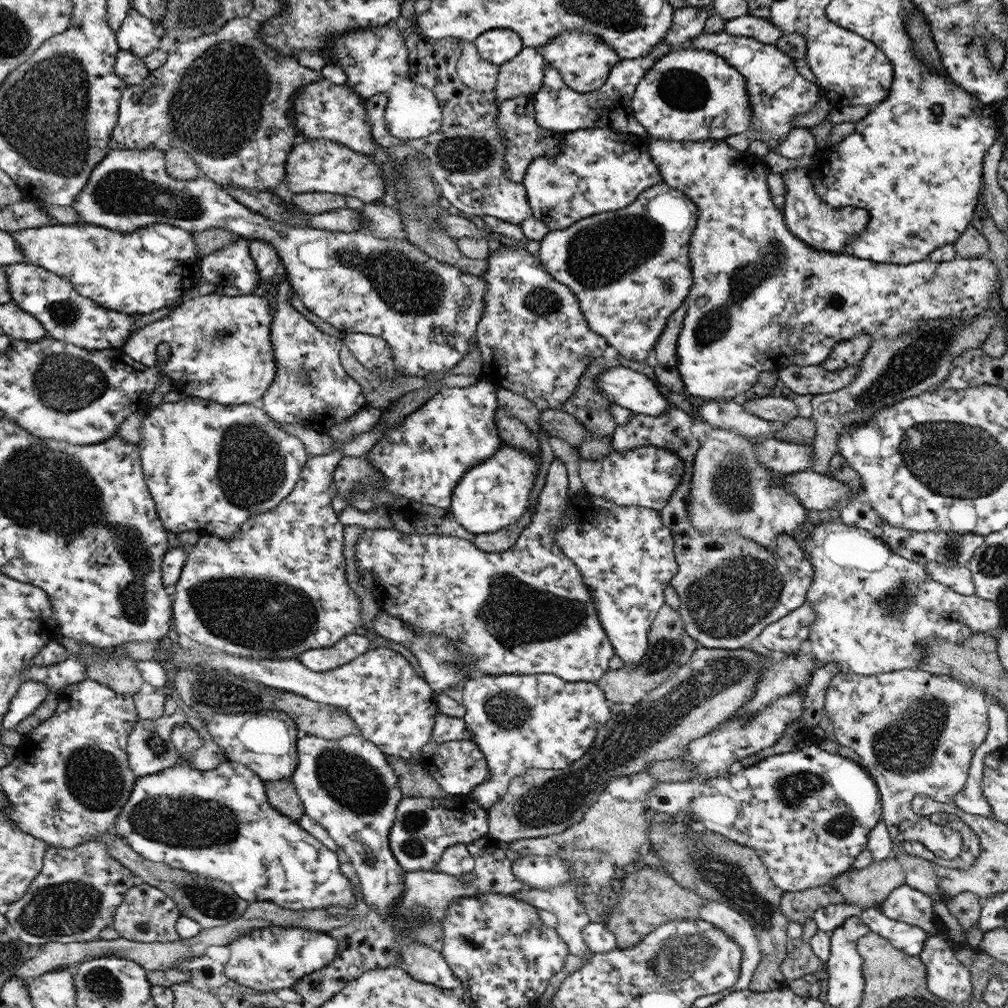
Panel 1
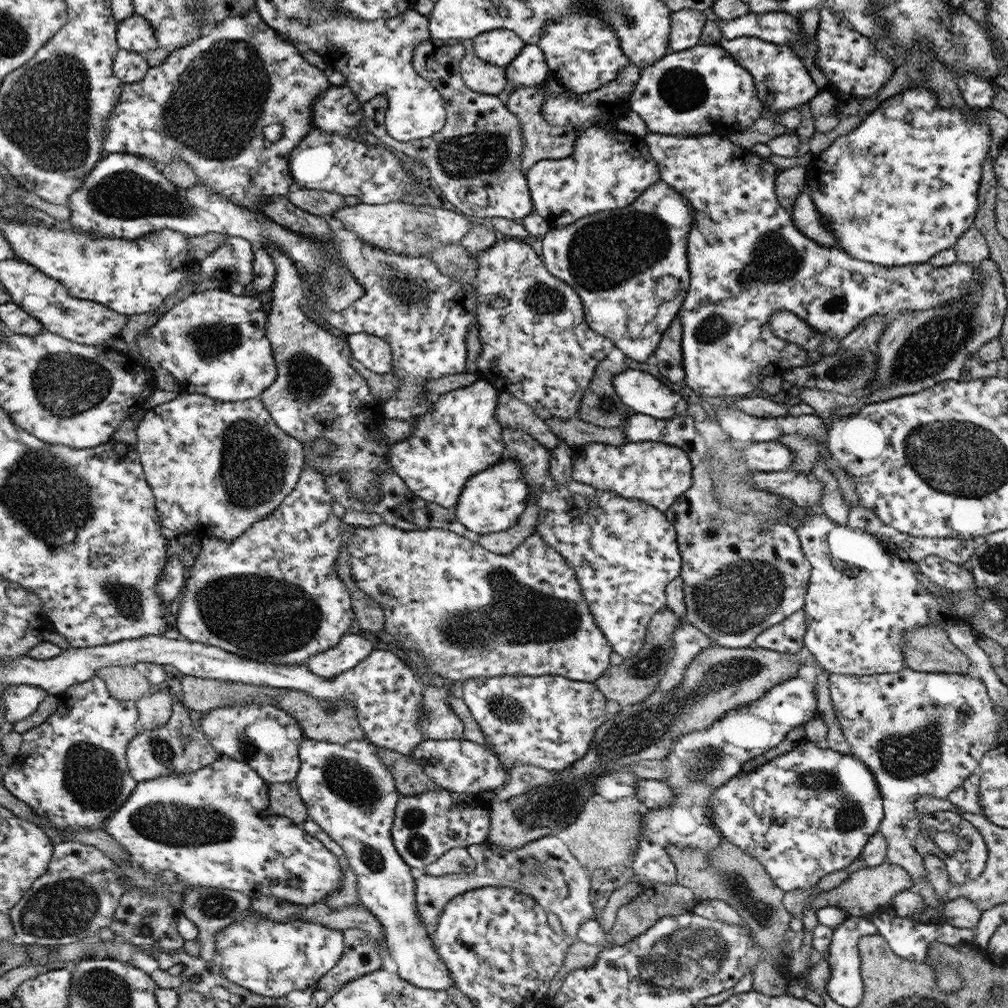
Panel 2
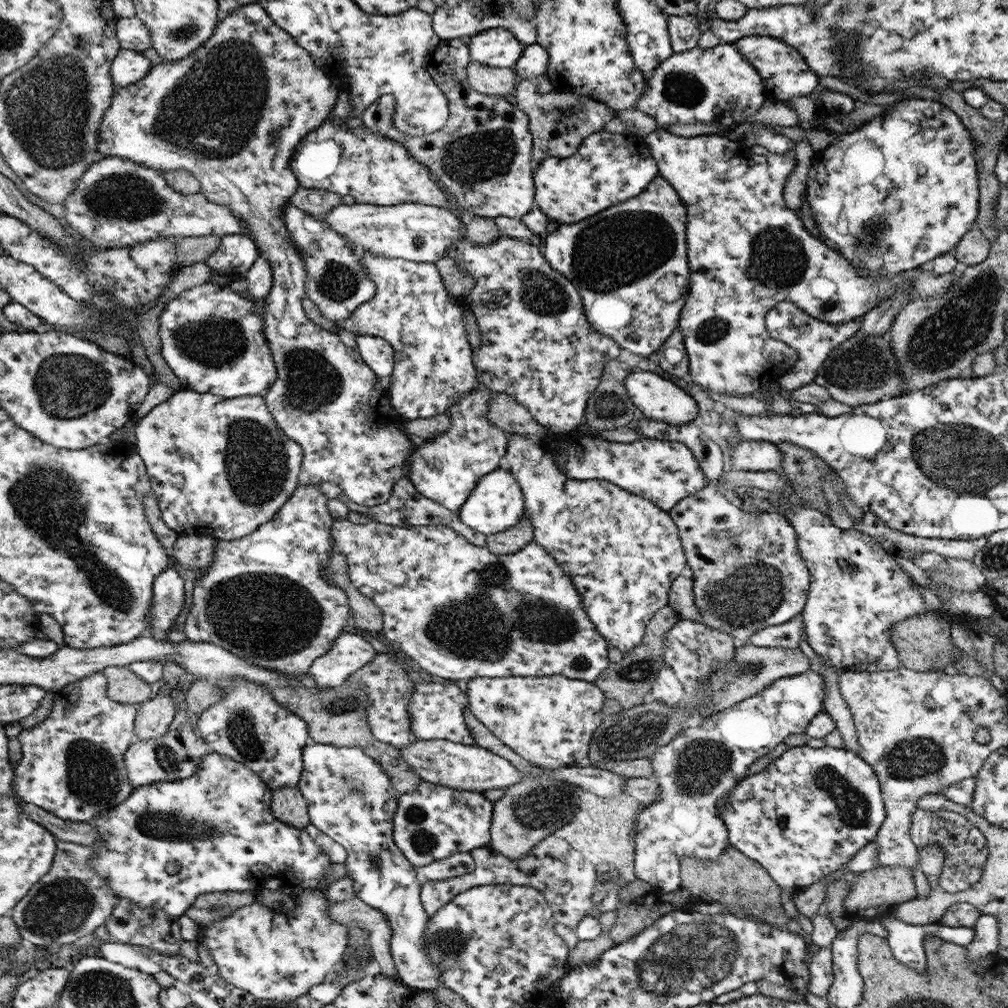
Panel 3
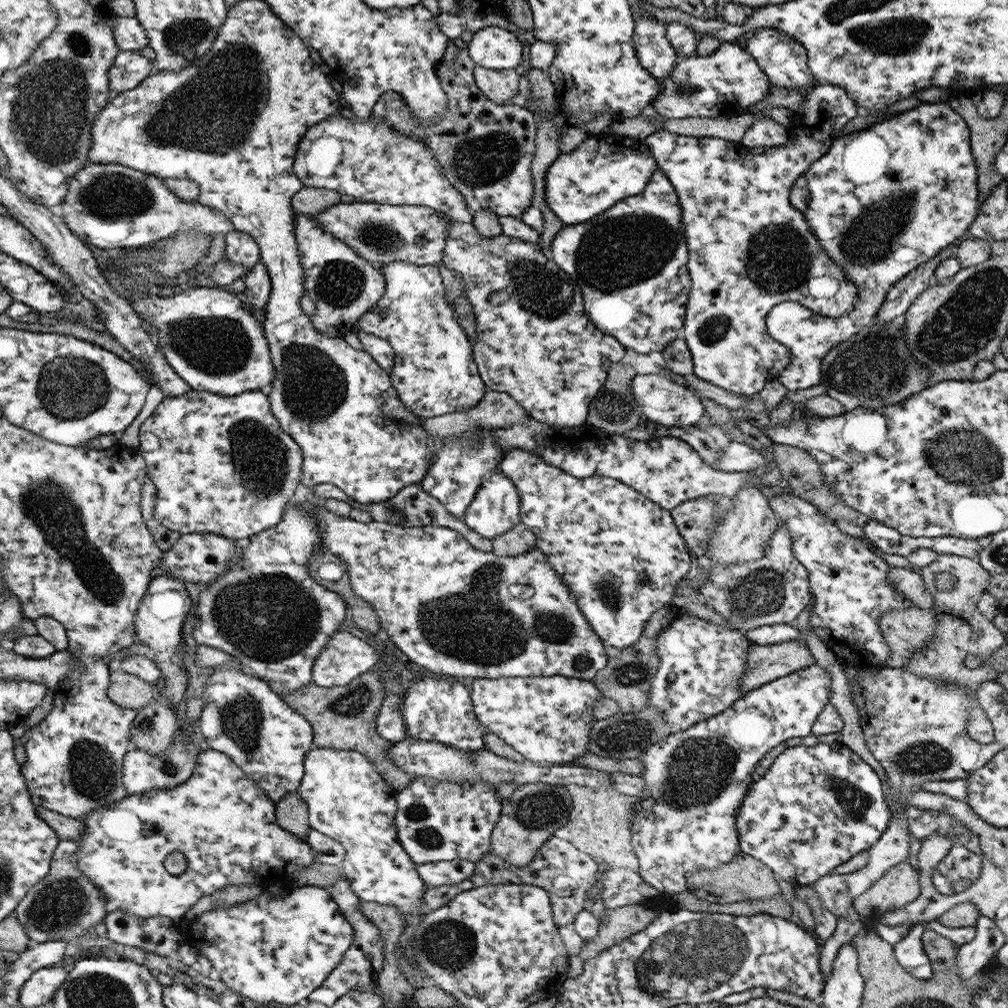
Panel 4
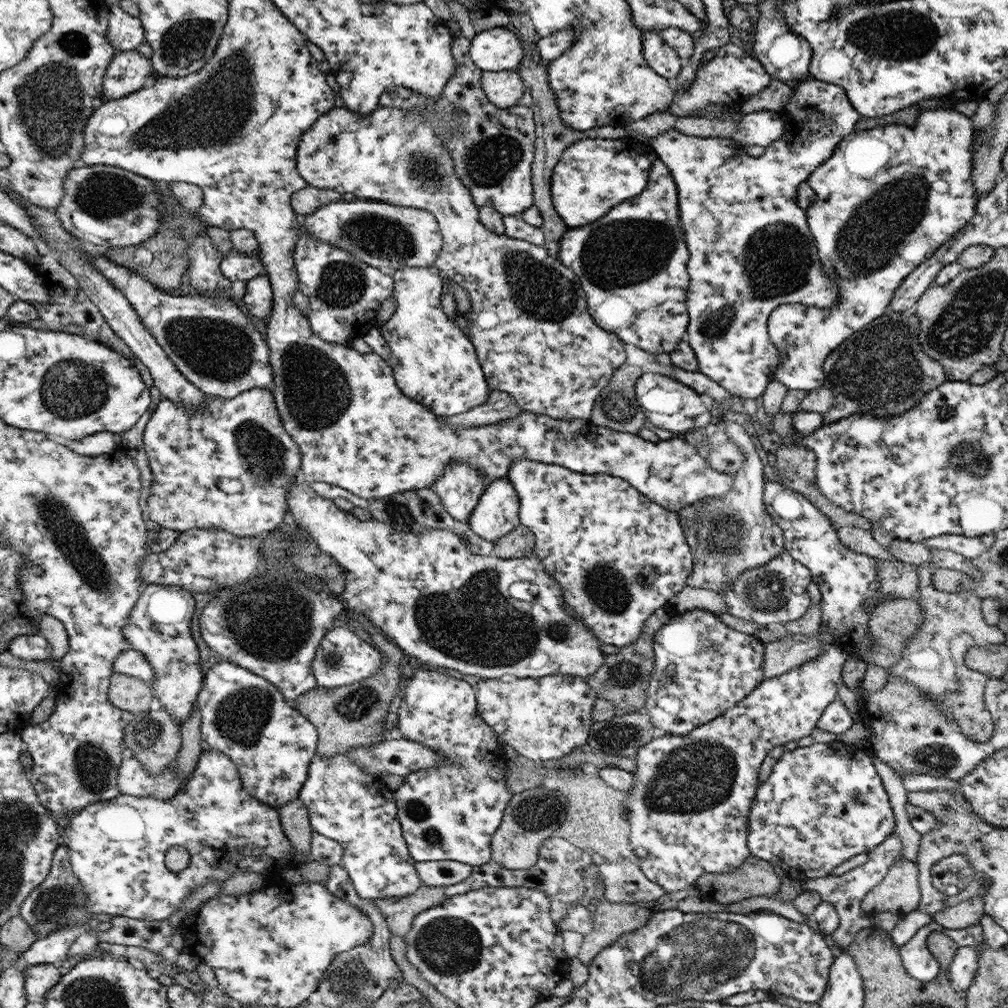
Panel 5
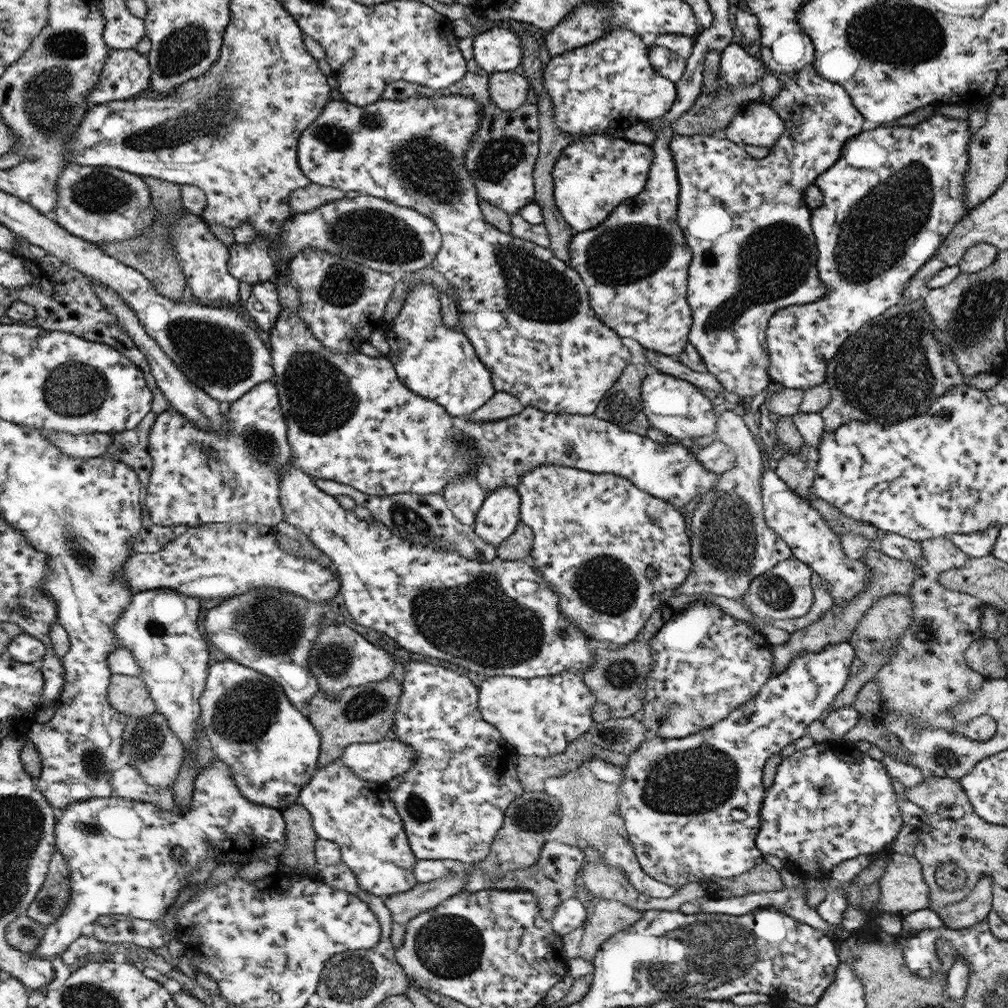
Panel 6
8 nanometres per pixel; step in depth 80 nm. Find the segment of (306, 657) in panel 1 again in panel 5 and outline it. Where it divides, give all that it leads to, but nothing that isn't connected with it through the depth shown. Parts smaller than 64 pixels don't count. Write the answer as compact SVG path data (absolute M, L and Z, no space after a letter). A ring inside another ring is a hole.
M341 621L327 632L326 638L319 644L319 651L316 652L311 668L319 687L340 688L360 683L360 680L371 679L372 675L383 670L385 661L381 651L360 639L353 631L347 629L345 621Z

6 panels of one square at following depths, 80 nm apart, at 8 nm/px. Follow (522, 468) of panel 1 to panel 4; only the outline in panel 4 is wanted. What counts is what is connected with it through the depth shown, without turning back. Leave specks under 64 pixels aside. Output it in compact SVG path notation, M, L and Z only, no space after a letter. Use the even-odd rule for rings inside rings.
M502 471L491 473L485 479L483 486L479 488L478 494L467 508L462 519L474 532L489 539L503 535L510 531L515 524L520 523L522 519L522 496L520 496L520 492L516 488L516 484L512 482L511 477Z

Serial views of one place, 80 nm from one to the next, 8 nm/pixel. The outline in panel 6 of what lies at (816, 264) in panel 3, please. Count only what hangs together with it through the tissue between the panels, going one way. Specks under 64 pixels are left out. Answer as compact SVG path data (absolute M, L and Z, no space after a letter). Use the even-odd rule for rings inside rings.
M814 61L808 66L797 70L788 82L775 95L775 99L769 105L775 109L777 113L786 122L786 130L783 132L782 138L775 144L773 150L770 150L763 159L755 159L750 157L744 151L743 146L737 145L735 142L724 138L723 136L704 134L704 135L672 135L669 142L669 149L673 156L676 173L678 173L678 183L680 184L680 194L677 206L677 221L680 228L683 229L684 237L687 238L688 247L692 251L692 260L690 264L690 285L687 287L687 300L690 302L692 317L694 323L691 325L688 340L694 345L694 348L700 353L702 360L707 364L707 372L712 373L718 382L728 392L734 392L744 402L748 402L753 396L766 390L771 383L769 376L769 348L767 345L767 327L770 326L772 316L782 308L794 306L802 306L818 302L827 295L827 288L820 280L817 269L817 247L815 240L815 232L812 228L812 208L804 205L804 193L816 184L816 177L822 176L822 172L826 172L841 155L841 148L844 142L852 137L858 136L863 130L867 129L865 118L857 111L853 105L850 95L844 90L843 86L836 84L830 80L822 78L813 67Z

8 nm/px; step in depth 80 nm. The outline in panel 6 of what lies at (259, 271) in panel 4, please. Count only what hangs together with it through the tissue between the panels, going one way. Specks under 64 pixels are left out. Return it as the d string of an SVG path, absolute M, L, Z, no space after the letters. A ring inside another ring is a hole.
M266 281L252 284L246 307L258 326L271 333L283 309L275 283Z

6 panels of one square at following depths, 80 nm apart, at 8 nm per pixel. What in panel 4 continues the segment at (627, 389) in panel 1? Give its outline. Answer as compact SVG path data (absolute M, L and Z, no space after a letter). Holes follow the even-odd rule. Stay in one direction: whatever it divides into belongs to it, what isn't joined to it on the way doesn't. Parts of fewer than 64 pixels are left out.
M636 375L631 382L631 394L644 410L645 419L665 427L684 428L696 425L705 413L702 401L688 387L678 385L664 375Z

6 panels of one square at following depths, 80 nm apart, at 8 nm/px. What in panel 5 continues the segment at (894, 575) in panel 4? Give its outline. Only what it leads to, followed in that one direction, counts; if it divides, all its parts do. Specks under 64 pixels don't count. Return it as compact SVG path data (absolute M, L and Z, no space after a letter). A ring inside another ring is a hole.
M876 559L879 564L877 578L881 584L881 593L891 596L891 598L909 598L910 600L919 600L919 572L917 566L902 561L883 561Z

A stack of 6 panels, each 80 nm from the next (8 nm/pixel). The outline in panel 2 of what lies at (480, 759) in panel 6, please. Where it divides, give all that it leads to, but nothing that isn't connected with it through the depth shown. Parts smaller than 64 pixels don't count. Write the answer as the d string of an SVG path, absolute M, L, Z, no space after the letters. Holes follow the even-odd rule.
M431 685L424 688L422 702L425 704L425 712L422 712L420 719L420 730L425 739L464 739L462 720L451 710L450 698L454 698L450 688ZM442 788L418 795L402 795L391 828L393 845L402 860L414 871L423 870L453 848L468 848L470 845L486 842L490 835L491 810L480 804L474 808L476 800L476 794L449 792Z

